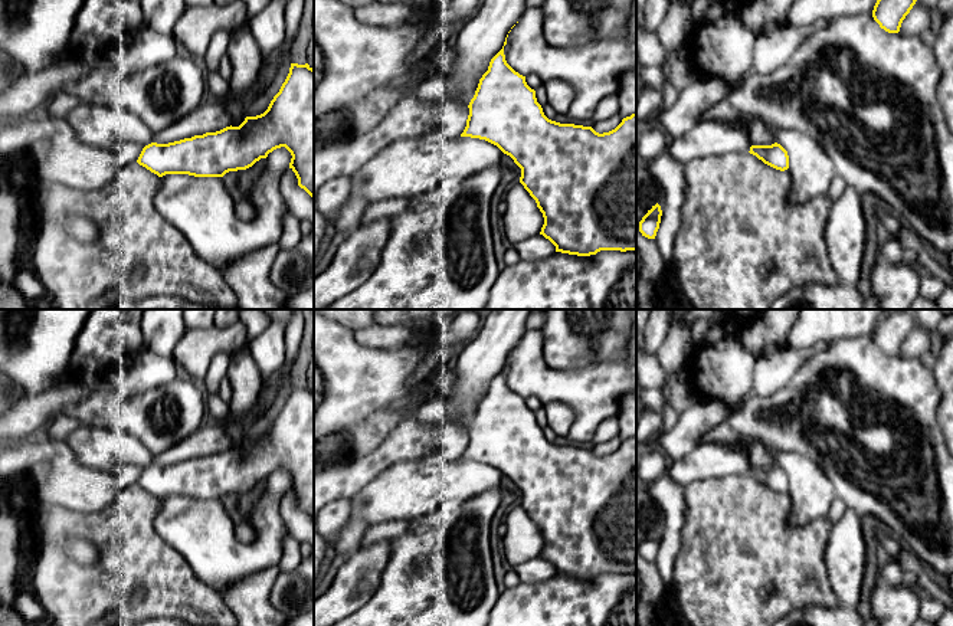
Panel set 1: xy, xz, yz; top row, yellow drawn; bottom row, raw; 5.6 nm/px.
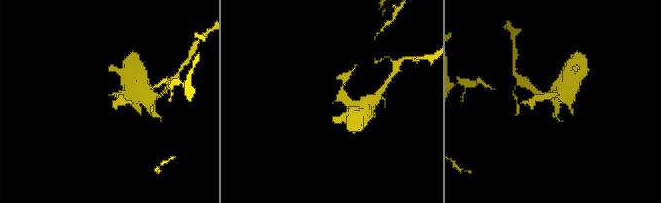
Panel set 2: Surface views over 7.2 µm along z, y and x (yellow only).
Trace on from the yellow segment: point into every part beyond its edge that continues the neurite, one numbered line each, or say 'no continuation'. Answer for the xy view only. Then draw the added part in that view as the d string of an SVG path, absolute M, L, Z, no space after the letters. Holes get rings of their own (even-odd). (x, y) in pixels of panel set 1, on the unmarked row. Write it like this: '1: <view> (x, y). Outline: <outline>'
no continuation

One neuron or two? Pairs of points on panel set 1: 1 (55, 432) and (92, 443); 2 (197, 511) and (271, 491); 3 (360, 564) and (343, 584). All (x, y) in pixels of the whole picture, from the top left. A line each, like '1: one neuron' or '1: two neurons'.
1: two neurons
2: one neuron
3: one neuron

